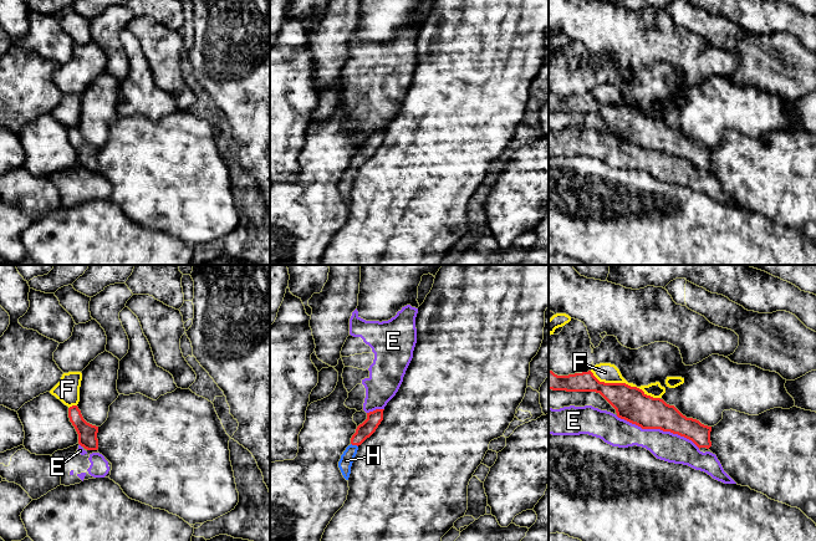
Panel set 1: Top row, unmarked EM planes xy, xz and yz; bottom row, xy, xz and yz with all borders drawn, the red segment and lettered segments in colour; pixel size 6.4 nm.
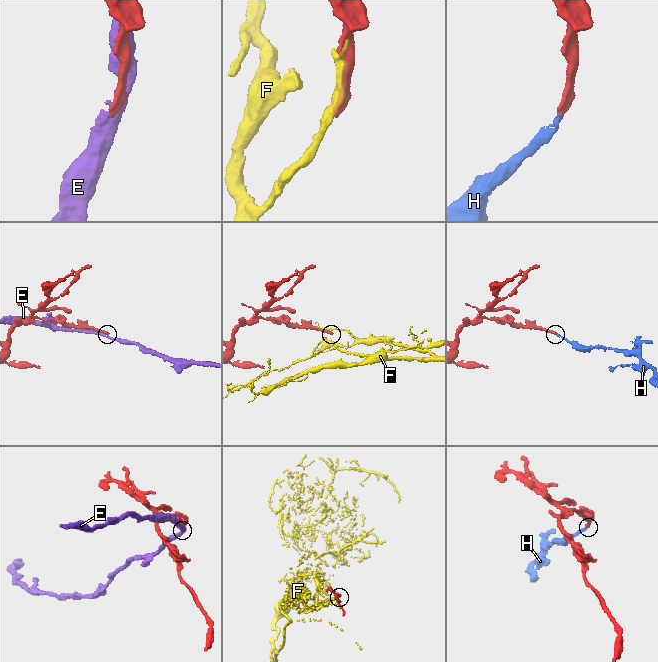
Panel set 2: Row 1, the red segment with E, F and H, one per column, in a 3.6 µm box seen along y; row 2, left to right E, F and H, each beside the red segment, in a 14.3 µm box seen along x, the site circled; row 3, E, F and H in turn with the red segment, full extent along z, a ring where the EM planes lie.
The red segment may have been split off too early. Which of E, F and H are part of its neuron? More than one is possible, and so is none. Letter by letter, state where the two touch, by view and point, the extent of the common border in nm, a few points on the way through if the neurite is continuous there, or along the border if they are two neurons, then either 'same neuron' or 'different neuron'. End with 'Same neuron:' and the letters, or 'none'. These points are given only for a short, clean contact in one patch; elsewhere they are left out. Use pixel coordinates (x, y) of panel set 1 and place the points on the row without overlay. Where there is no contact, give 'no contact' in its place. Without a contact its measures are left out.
E: yz (658, 149) | 600 nm | different neuron
F: yz (625, 105) | 480 nm | different neuron
H: xz (355, 166) | 50 nm | across xz (367, 149), (355, 166), (346, 182) | same neuron
Same neuron: H

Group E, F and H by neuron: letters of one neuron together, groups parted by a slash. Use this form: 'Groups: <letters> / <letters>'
Groups: E / F / H

